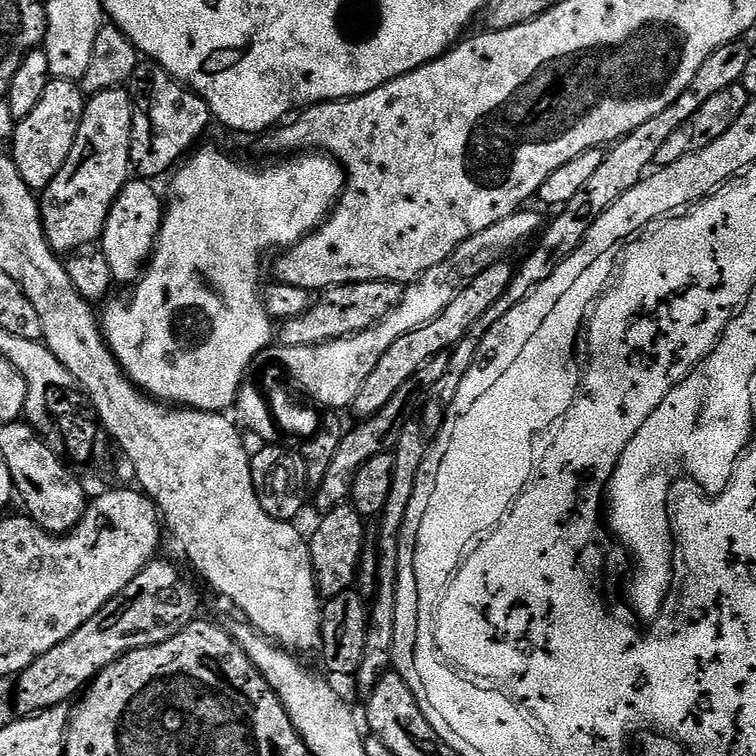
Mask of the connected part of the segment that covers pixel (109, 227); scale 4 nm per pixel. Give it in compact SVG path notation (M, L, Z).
M143 178L129 179L118 194L114 206L110 206L104 235L100 237L98 246L106 254L106 262L110 262L112 278L117 285L135 285L156 249L156 239L166 211L165 201L163 199L160 201L156 186L155 183Z

